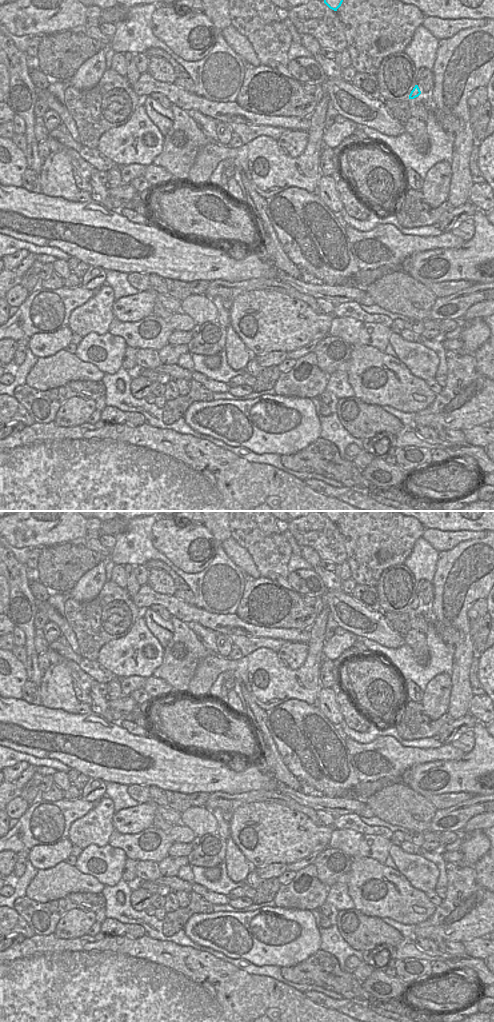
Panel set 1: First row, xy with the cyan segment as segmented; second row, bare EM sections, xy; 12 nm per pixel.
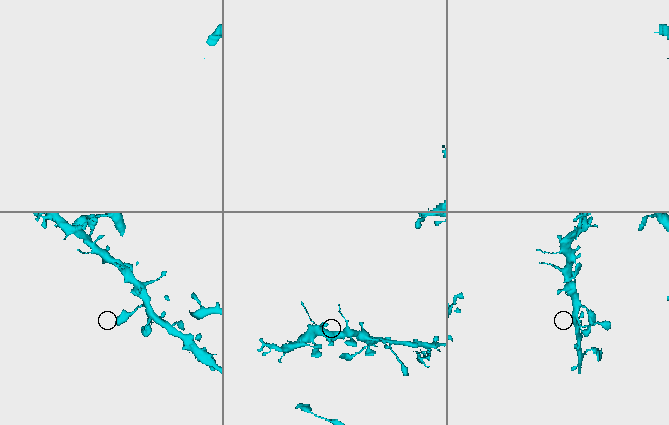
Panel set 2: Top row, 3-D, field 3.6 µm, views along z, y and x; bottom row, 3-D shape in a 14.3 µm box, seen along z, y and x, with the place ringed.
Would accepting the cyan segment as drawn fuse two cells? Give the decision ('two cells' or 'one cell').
one cell

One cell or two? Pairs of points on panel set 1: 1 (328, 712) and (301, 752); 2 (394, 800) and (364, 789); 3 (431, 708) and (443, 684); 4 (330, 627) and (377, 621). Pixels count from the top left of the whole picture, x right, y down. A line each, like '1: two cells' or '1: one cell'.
1: two cells
2: two cells
3: one cell
4: two cells

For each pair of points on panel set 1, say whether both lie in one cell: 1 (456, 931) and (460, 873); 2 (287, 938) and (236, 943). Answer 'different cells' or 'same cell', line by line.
1: same cell
2: same cell

